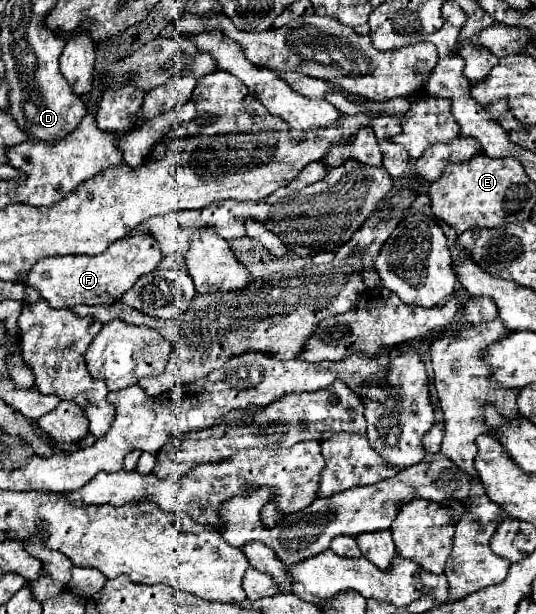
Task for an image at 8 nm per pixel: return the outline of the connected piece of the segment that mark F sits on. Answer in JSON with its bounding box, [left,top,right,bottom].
[22,234,162,308]

